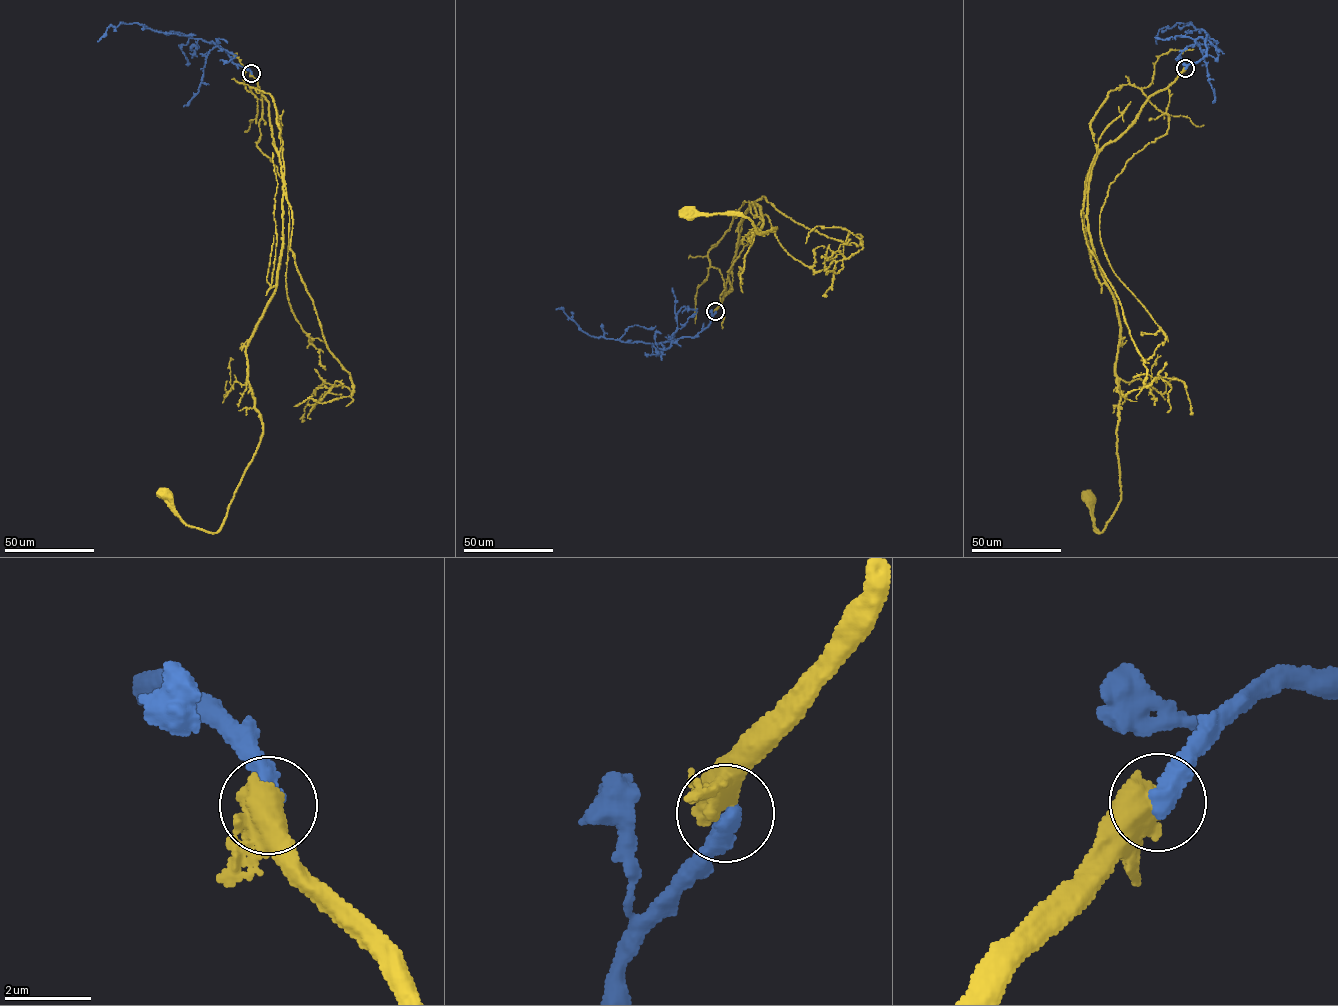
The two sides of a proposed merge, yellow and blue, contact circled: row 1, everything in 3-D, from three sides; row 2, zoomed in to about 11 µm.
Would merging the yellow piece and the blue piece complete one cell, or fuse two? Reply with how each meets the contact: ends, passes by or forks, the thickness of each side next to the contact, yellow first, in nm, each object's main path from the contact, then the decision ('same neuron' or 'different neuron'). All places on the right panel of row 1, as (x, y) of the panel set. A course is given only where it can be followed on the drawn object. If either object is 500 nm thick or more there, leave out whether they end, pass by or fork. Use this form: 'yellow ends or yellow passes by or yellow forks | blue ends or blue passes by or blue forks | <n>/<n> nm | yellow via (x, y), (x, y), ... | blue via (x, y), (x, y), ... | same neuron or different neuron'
550/500 nm | yellow via (1185, 68), (1103, 146), (1092, 170), (1087, 230), (1120, 325), (1120, 502), (1101, 532), (1088, 495) | blue via (1185, 68), (1206, 54), (1204, 31), (1190, 22), (1177, 22), (1161, 28), (1156, 44) | different neuron

